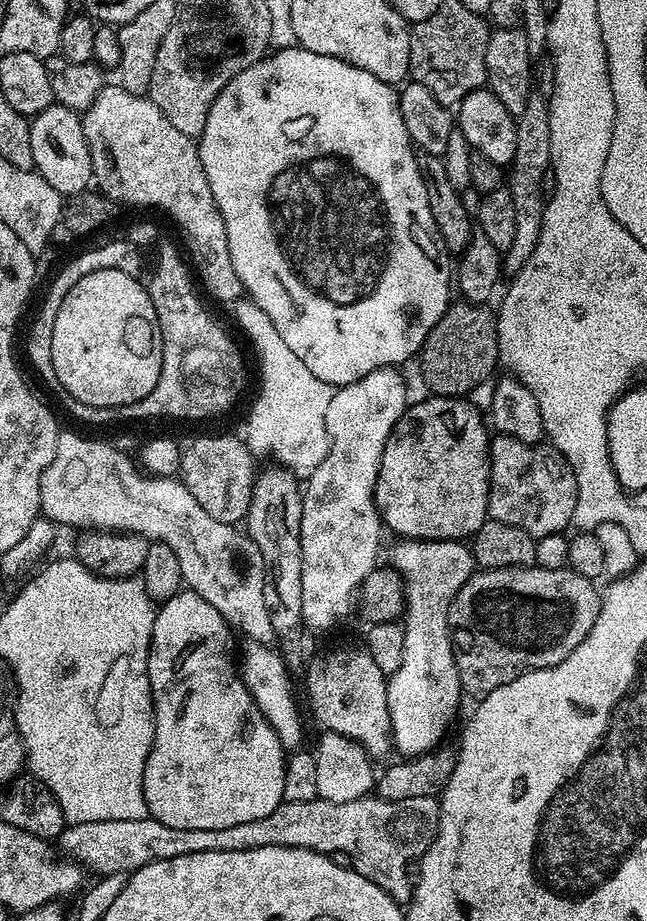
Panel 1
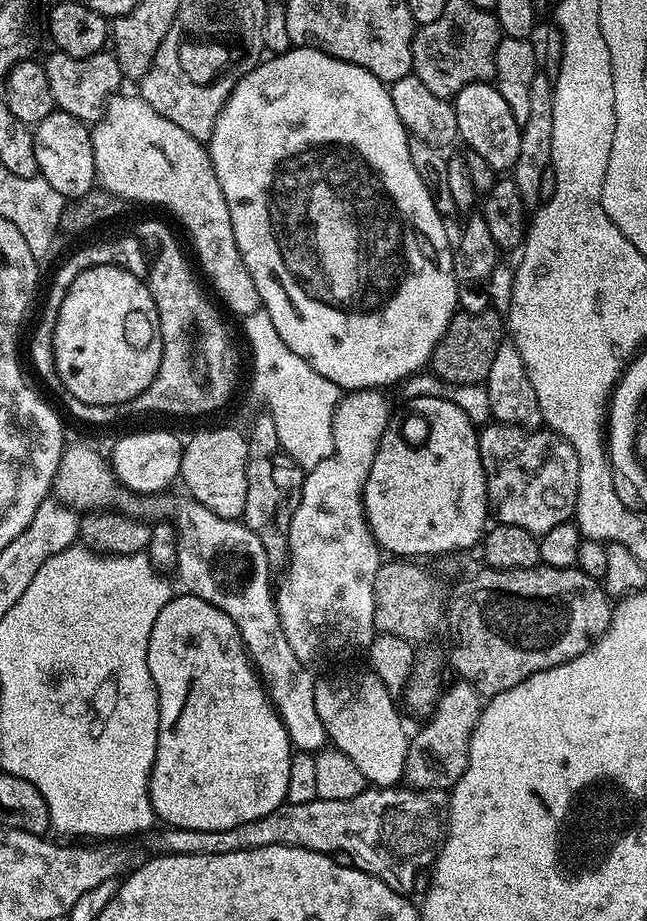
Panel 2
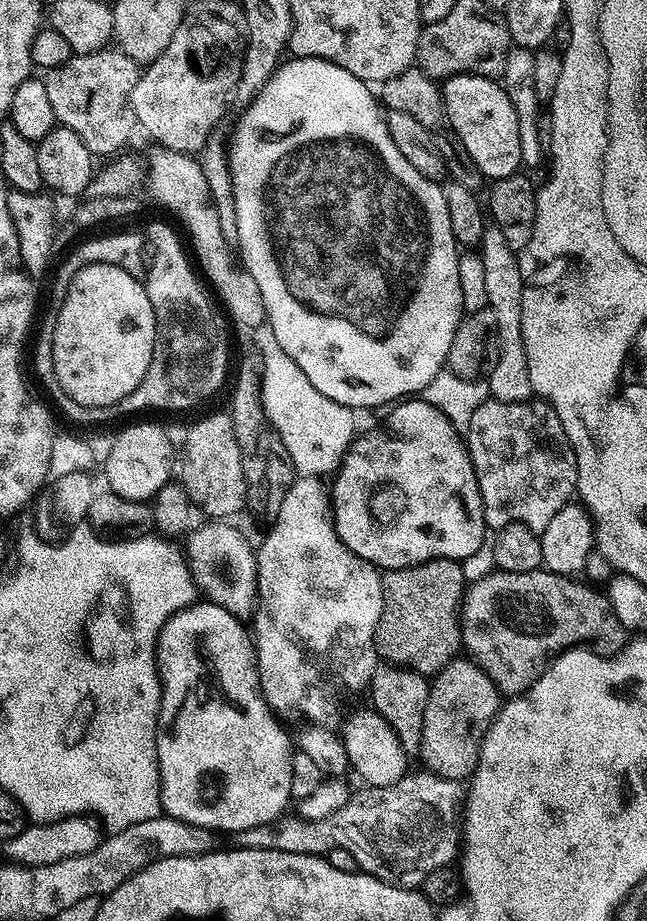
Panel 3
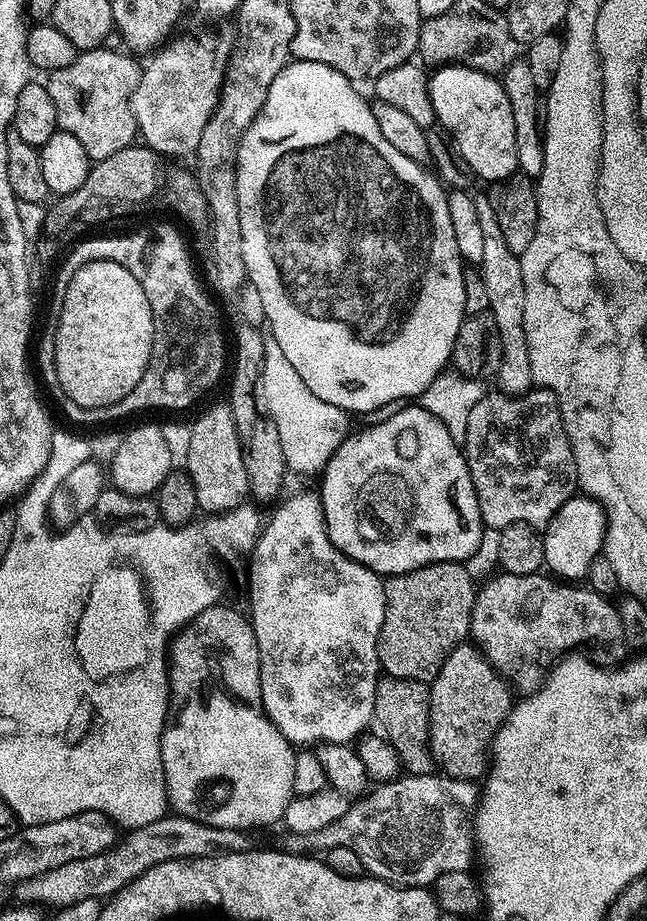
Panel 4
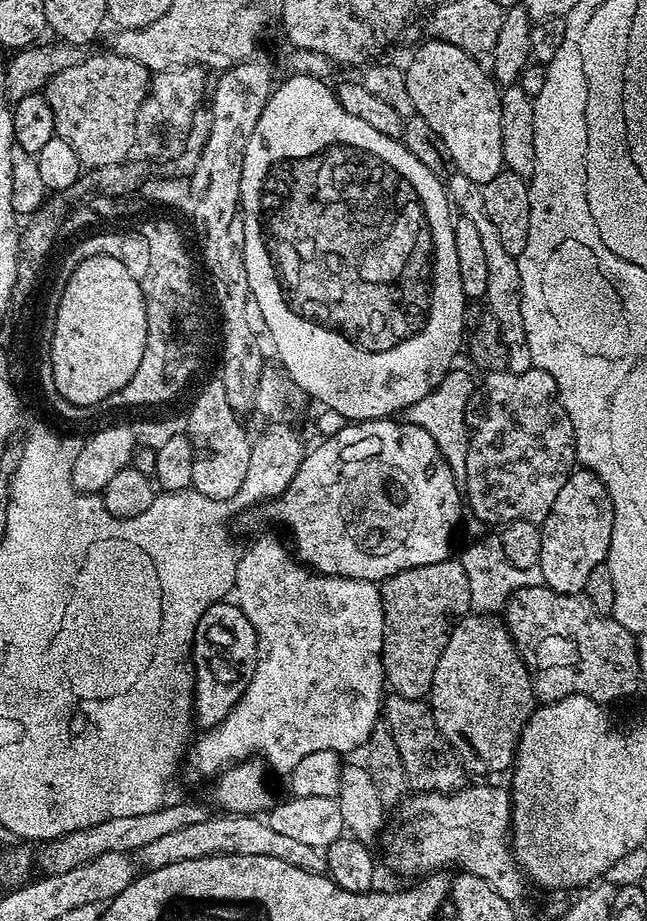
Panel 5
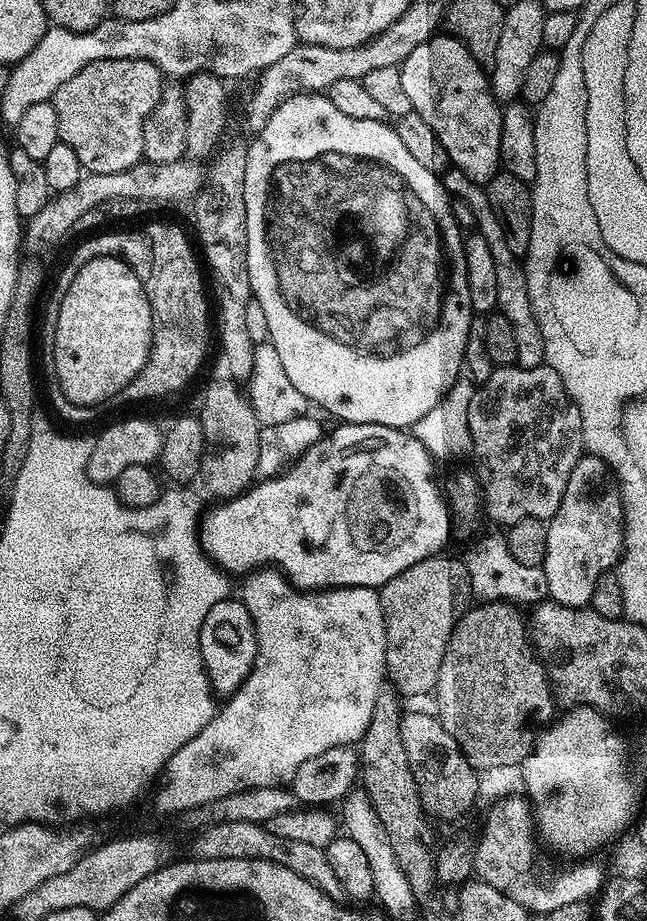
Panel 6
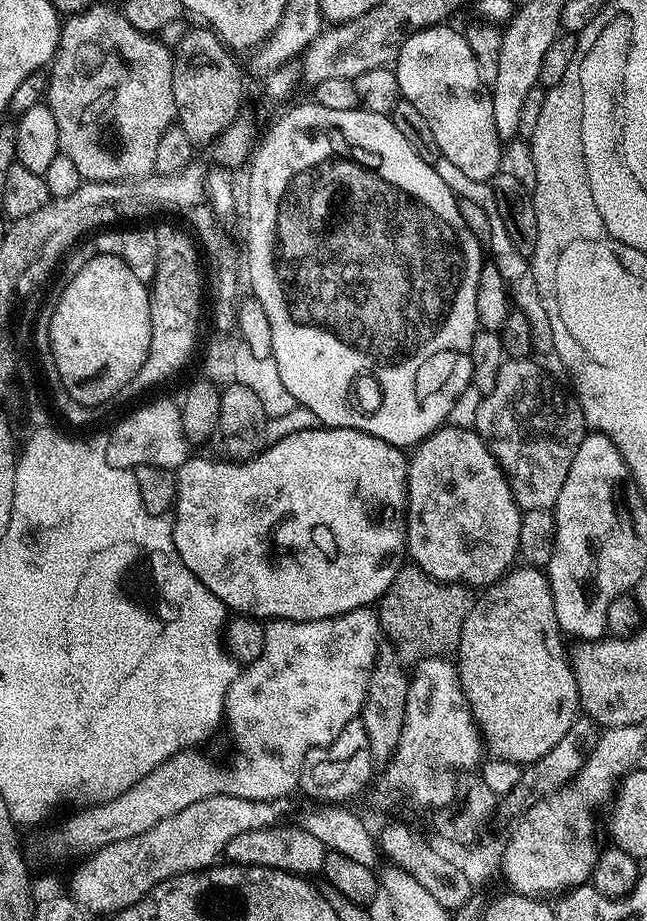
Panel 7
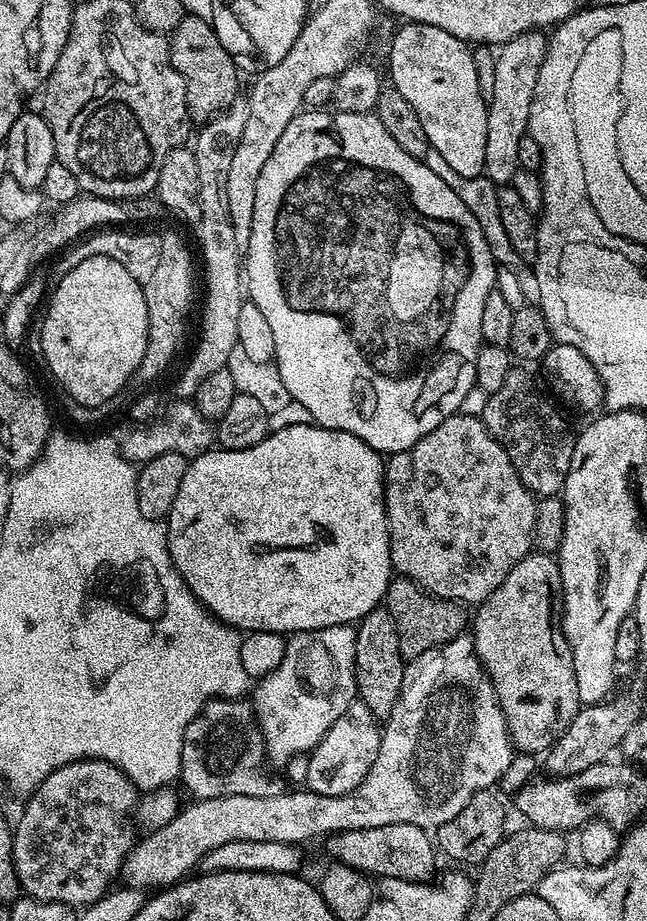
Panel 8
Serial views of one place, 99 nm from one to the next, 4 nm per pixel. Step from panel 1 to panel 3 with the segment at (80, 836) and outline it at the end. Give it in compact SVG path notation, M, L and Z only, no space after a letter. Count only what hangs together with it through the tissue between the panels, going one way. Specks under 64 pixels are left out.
M427 770L419 771L403 776L392 786L364 786L361 787L361 792L353 791L346 806L342 806L342 810L334 810L330 818L307 820L299 814L285 814L269 824L242 830L235 833L235 847L282 850L290 854L311 856L324 856L335 847L342 847L356 855L357 869L367 872L369 876L377 876L387 884L396 884L399 888L419 889L426 874L440 867L449 867L457 859L458 841L462 836L462 813L466 803L466 788L461 781L447 780Z

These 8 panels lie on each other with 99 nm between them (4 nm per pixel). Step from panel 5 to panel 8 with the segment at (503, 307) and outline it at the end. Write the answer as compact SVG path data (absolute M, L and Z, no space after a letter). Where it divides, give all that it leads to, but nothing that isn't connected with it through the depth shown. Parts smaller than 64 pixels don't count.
M430 148L425 154L423 161L426 167L434 170L434 174L438 174L438 178L442 178L442 182L446 182L446 186L450 186L450 190L454 190L454 194L458 194L458 198L462 198L466 210L470 210L470 214L474 214L474 218L486 238L486 246L490 246L490 254L496 259L497 265L503 271L505 268L516 279L517 290L528 299L525 301L538 301L538 278L535 277L533 265L527 264L522 258L518 258L518 250L514 250L514 245L510 243L510 237L506 234L506 229L502 227L502 218L498 218L497 185L493 184L491 180L479 176L462 178L462 174L456 173L446 163L446 158L442 158L442 154L438 154L438 150L433 148Z

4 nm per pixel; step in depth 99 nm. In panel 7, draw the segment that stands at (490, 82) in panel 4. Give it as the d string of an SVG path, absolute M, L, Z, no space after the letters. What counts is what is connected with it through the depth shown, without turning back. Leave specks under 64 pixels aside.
M448 27L424 28L406 38L394 65L396 81L401 97L412 103L414 109L429 123L434 139L440 147L441 157L454 162L454 166L458 166L462 174L488 182L491 181L492 175L502 168L502 137L496 133L492 97L484 79L478 74L478 62L470 50L467 35L463 31L455 32Z

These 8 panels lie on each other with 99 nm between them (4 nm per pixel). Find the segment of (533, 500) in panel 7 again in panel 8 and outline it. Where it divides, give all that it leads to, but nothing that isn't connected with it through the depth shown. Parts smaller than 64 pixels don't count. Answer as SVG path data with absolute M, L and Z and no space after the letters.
M516 366L506 374L506 382L498 386L498 390L490 393L482 415L489 434L506 450L518 478L532 493L533 497L557 495L564 487L564 479L570 470L570 458L574 454L576 432L568 425L566 417L560 413L560 408L536 385L536 380L527 372L527 367Z

